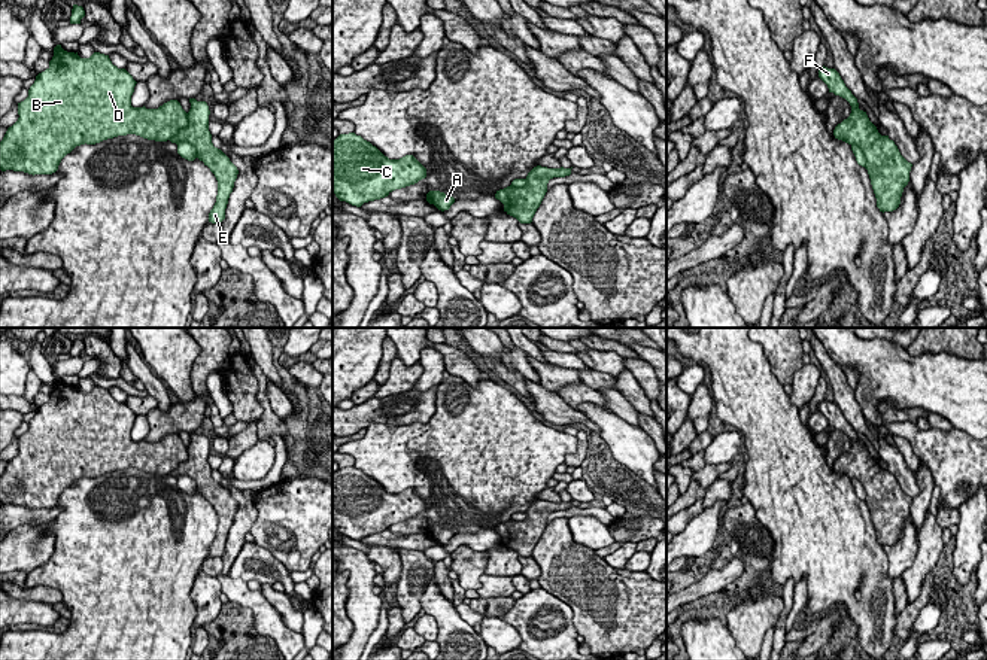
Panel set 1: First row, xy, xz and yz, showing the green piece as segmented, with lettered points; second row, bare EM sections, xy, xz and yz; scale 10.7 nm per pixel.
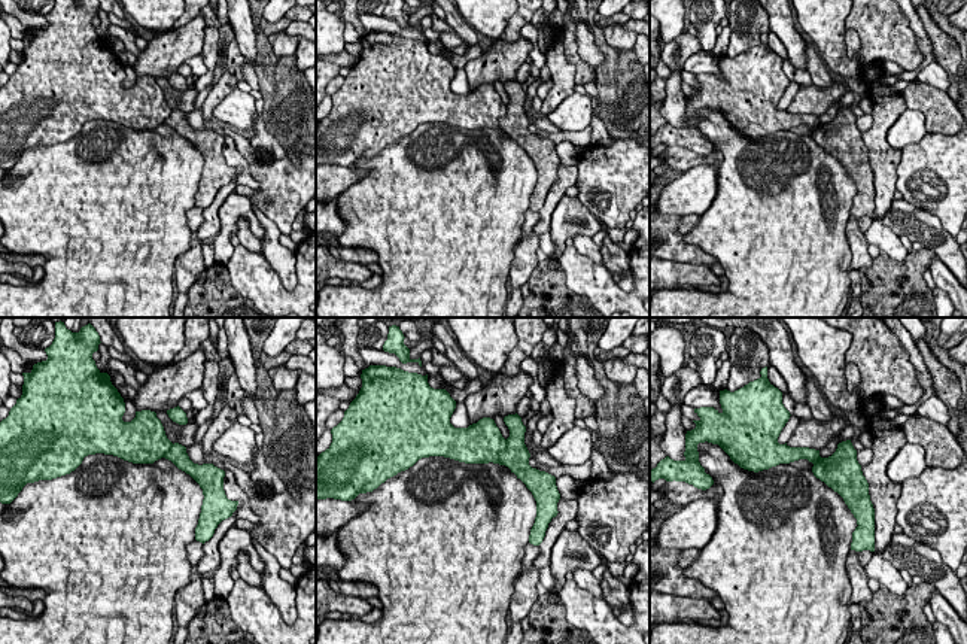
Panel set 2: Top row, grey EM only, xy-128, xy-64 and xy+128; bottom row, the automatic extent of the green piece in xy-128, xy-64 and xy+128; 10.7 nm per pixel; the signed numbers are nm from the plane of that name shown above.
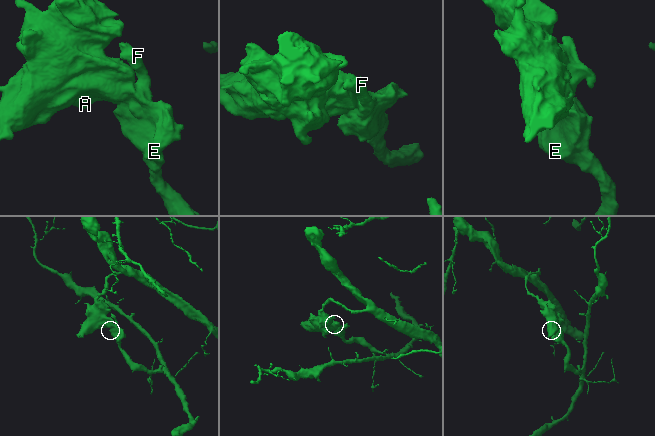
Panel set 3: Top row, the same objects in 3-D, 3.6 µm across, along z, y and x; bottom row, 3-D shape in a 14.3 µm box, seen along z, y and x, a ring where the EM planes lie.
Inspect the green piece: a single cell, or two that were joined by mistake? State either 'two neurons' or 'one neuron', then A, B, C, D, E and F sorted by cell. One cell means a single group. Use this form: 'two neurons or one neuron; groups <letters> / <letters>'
two neurons; groups A B C D / E F

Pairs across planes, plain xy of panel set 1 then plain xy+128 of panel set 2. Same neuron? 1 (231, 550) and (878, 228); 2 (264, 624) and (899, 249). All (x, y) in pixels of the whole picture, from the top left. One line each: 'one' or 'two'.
1: two
2: one

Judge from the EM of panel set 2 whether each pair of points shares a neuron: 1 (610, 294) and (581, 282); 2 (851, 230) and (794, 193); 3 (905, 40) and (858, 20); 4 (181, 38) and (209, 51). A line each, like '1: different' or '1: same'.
1: same
2: different
3: same
4: different

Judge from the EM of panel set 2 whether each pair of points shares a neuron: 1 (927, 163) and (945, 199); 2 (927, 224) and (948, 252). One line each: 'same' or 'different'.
1: same
2: same

